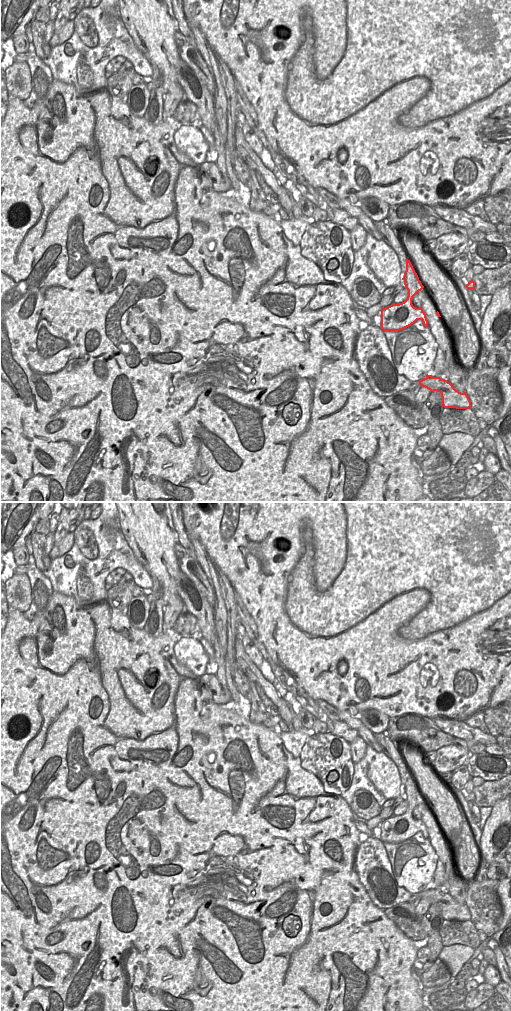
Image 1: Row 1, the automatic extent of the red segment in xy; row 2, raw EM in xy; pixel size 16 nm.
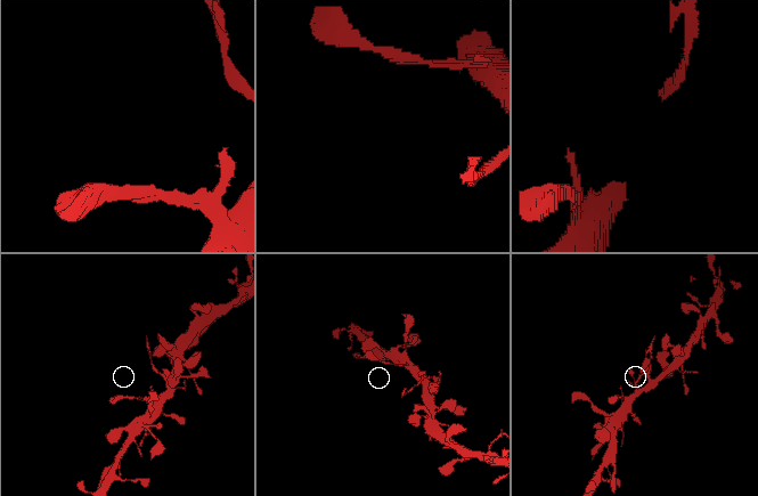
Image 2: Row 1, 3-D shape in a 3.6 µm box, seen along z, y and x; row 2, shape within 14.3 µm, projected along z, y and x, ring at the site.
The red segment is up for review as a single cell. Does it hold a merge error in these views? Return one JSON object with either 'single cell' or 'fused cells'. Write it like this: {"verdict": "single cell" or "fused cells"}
{"verdict": "fused cells"}

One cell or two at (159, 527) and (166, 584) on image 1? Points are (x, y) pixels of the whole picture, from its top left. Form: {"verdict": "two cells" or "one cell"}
{"verdict": "one cell"}

